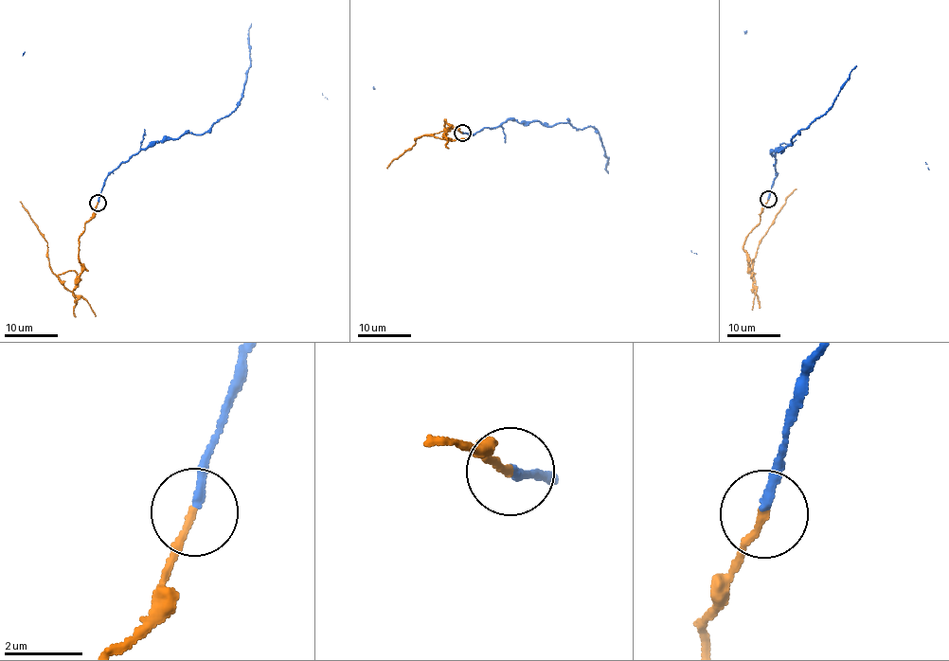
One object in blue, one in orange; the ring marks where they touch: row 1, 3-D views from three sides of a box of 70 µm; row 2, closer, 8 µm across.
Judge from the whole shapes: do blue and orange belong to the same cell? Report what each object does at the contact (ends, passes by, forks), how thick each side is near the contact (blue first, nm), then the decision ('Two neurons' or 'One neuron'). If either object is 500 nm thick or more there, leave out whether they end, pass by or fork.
At the ring blue ends. At the ring orange ends. Thickness 220 nm (blue) against 190 nm. Two neurons

